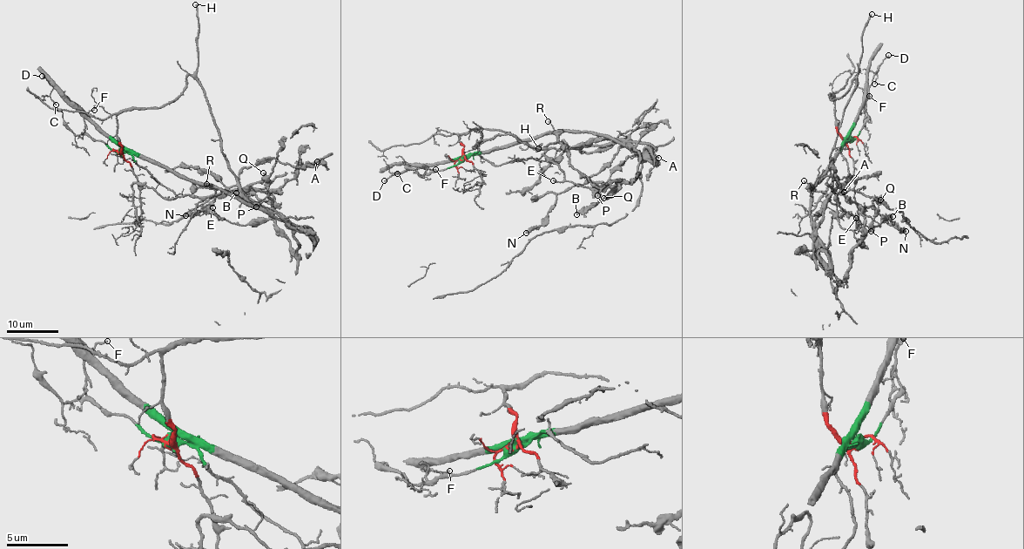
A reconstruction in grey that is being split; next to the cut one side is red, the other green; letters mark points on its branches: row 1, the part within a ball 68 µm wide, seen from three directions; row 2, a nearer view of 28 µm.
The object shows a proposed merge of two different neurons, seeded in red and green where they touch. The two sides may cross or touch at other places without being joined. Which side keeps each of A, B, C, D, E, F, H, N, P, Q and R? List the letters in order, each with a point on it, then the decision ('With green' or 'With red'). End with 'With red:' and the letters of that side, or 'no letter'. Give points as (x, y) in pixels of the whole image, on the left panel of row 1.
A: Place: (317, 161). With green
B: Place: (236, 193). With green
C: Place: (56, 105). With green
D: Place: (42, 76). With green
E: Place: (212, 207). With green
F: Place: (94, 110). With green
H: Place: (195, 4). With red
N: Place: (185, 215). With green
P: Place: (256, 206). With green
Q: Place: (263, 172). With green
R: Place: (206, 184). With green
With red: H

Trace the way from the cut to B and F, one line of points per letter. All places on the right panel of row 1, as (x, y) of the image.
B: (848, 140), (811, 193), (810, 222), (818, 240), (820, 262), (841, 281), (852, 248), (881, 220), (892, 217)
F: (848, 140), (854, 118), (869, 96)

